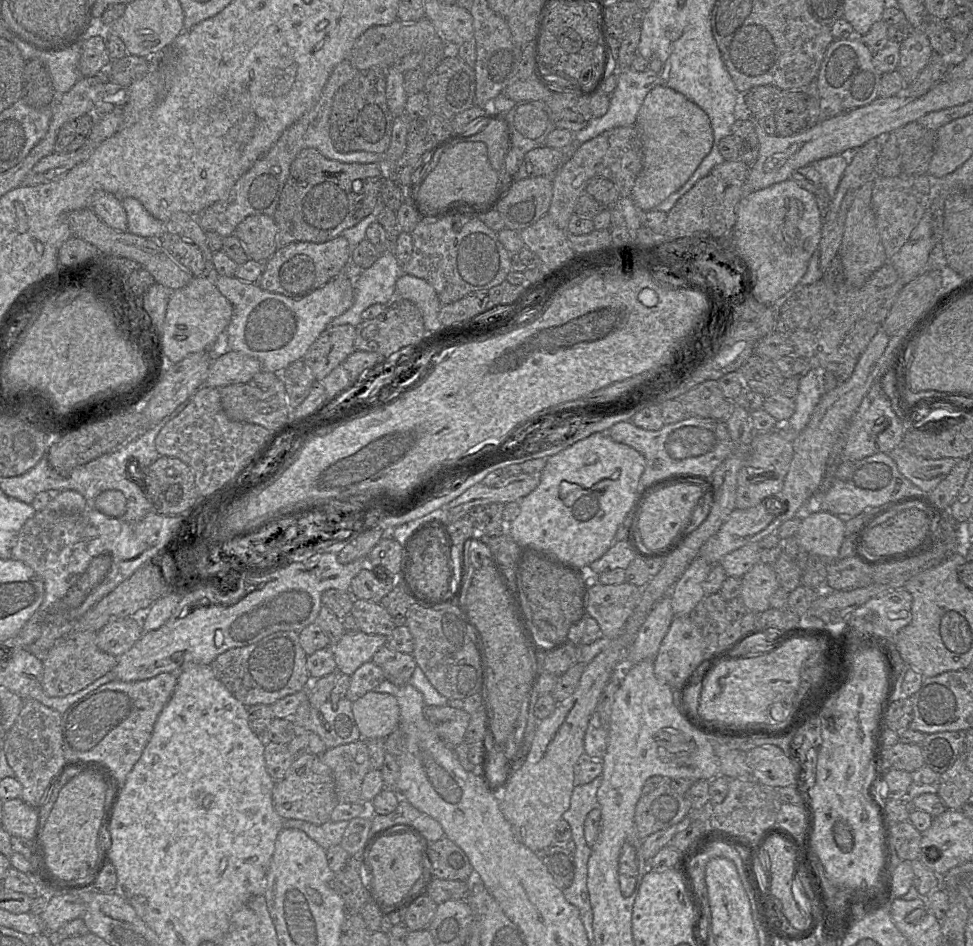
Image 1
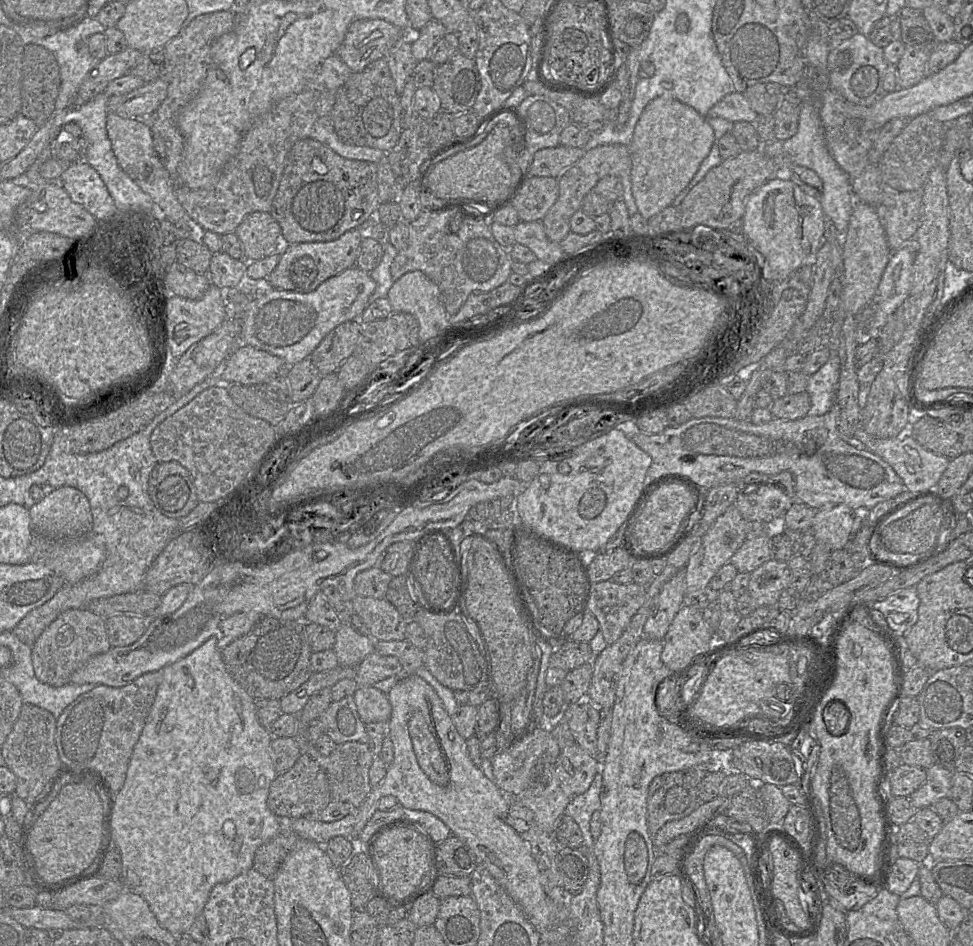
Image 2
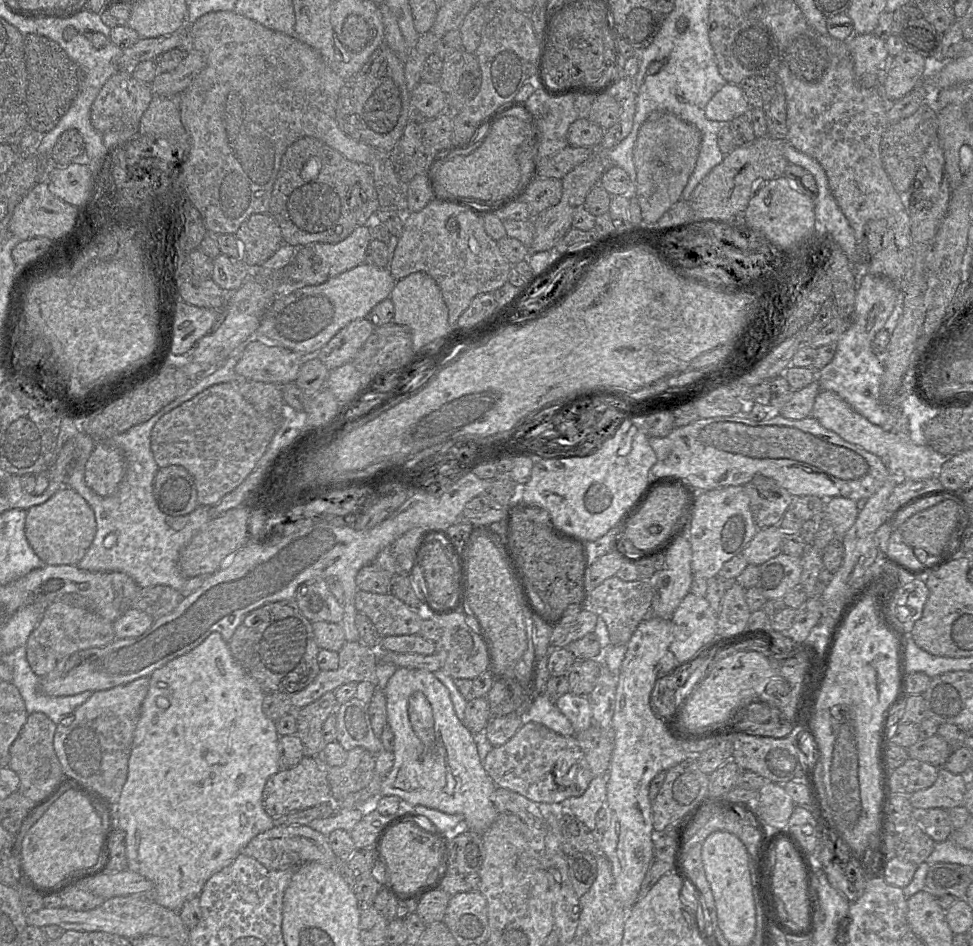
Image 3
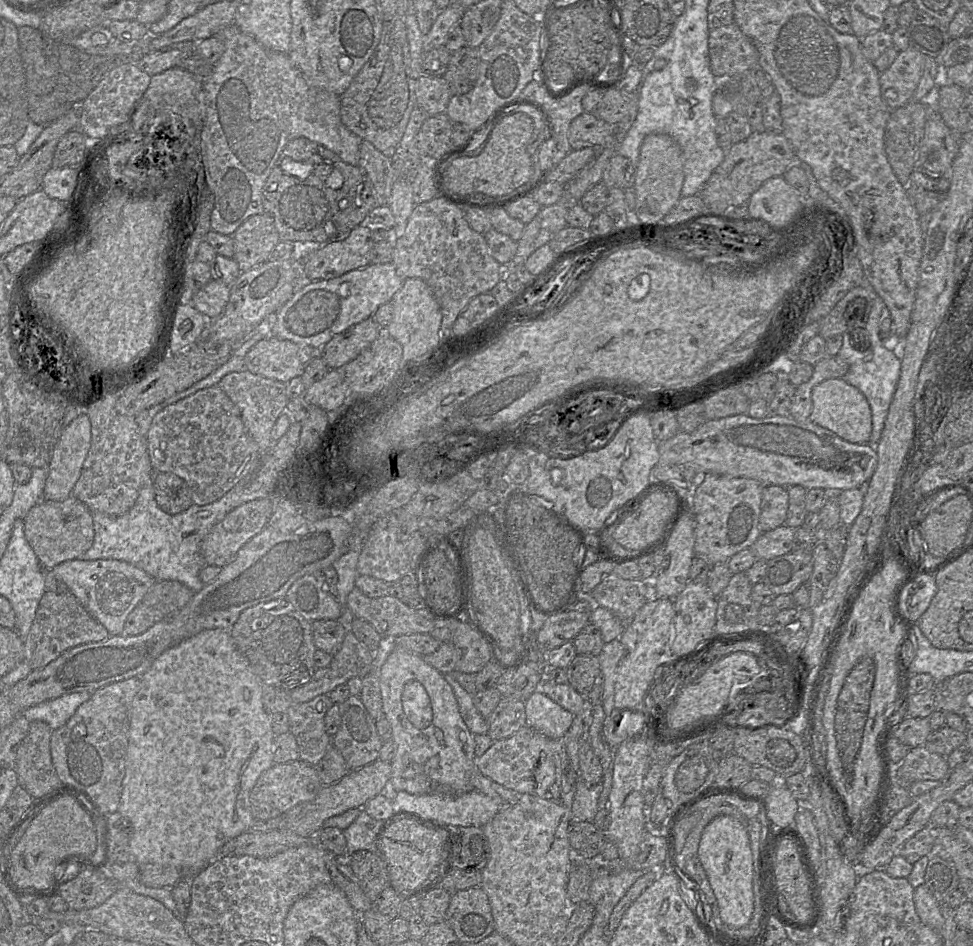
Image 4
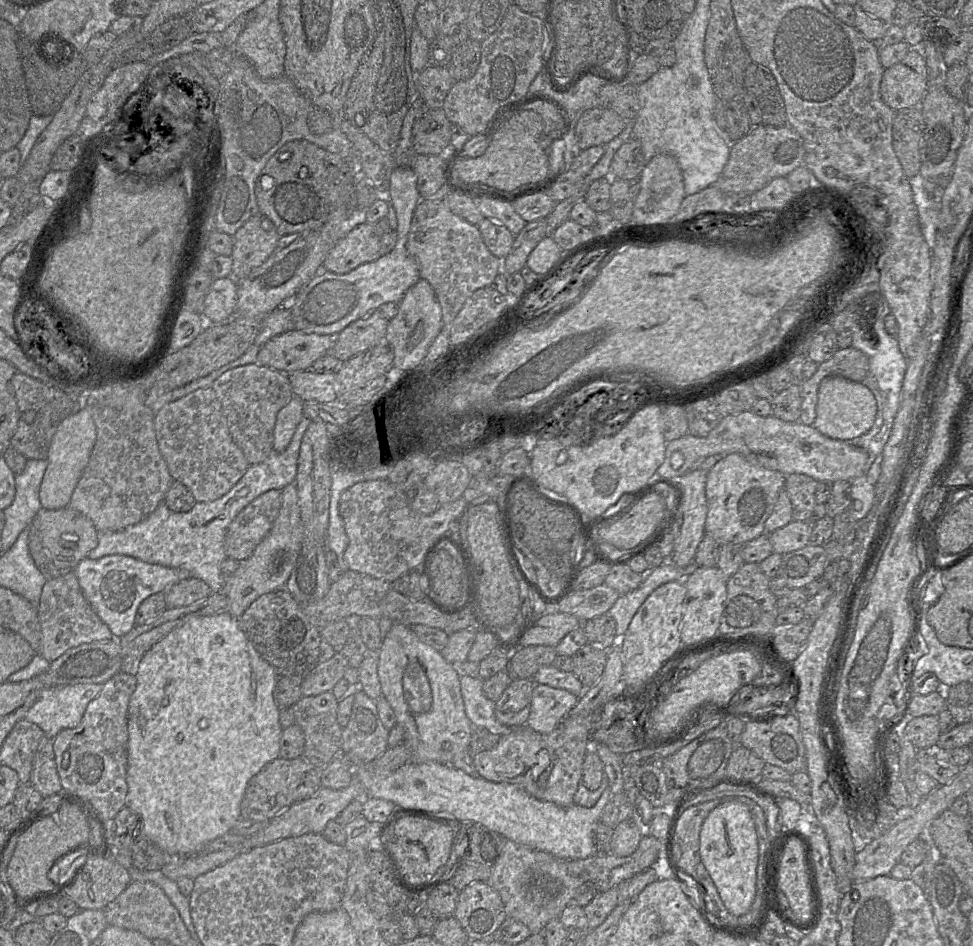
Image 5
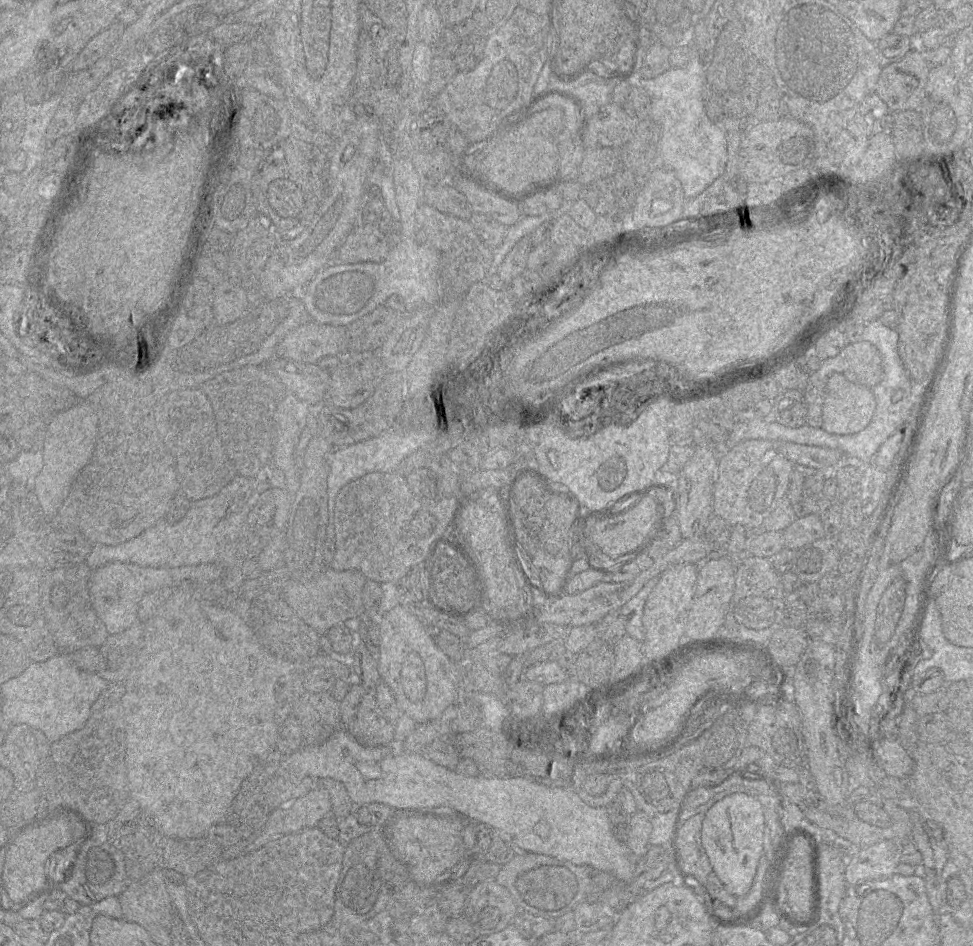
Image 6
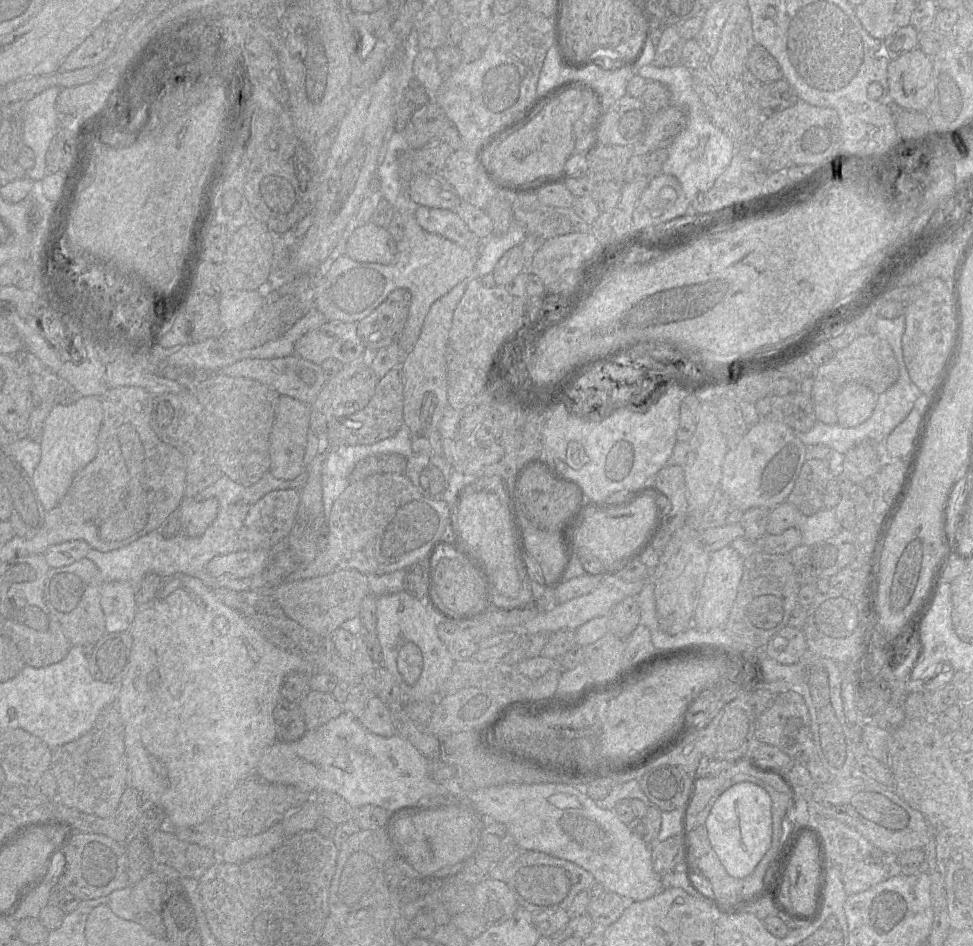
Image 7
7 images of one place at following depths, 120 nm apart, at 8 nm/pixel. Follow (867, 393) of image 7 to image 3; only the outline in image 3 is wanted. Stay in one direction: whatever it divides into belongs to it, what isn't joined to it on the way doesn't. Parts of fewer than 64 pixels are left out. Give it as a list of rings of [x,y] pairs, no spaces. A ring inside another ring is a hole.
[[[821,390],[814,401],[811,416],[825,429],[837,433],[845,441],[879,456],[899,479],[921,480],[938,478],[940,462],[946,457],[934,452],[925,443],[915,443],[907,431],[886,431],[856,412],[837,393]]]

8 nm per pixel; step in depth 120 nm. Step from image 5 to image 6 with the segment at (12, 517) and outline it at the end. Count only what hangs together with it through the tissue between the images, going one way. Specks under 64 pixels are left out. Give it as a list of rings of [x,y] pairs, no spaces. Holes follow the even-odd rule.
[[[24,451],[6,464],[11,482],[19,482],[30,490],[34,490],[35,479],[43,467],[42,451]]]

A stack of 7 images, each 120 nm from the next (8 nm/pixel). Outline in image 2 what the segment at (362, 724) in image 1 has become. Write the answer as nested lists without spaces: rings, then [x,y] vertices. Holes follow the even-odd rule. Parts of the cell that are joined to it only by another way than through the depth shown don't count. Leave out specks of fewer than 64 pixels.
[[[374,686],[359,687],[353,698],[361,720],[365,723],[388,723],[391,716],[391,704],[387,695]]]

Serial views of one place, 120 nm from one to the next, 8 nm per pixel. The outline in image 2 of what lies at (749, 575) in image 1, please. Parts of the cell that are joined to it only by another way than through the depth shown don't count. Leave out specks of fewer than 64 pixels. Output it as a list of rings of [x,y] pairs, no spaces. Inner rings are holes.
[[[770,559],[750,573],[747,590],[758,606],[777,607],[782,591],[789,585],[787,562]]]

